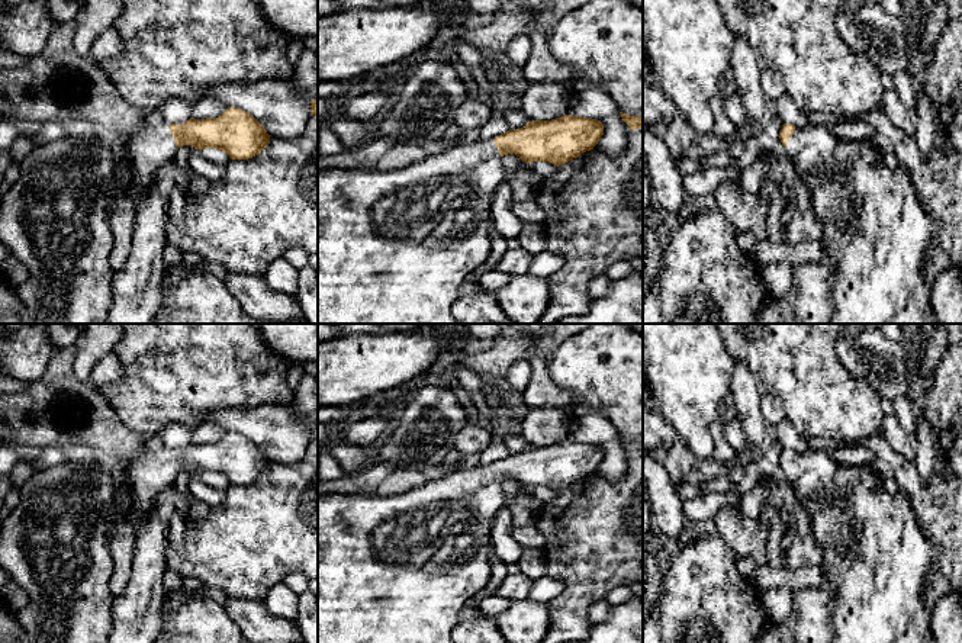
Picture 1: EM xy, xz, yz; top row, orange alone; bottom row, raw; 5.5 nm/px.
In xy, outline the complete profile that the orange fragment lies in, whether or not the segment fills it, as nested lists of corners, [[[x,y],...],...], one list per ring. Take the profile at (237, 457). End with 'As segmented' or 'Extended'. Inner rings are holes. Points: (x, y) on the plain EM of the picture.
[[[235,431],[226,433],[218,443],[190,443],[181,449],[145,450],[128,459],[125,466],[129,489],[123,493],[119,483],[110,517],[109,543],[119,518],[125,518],[136,534],[141,523],[158,507],[160,493],[174,485],[180,472],[218,473],[231,485],[248,485],[266,473],[270,462],[252,440]]]. Extended

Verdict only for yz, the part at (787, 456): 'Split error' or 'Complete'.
Split error

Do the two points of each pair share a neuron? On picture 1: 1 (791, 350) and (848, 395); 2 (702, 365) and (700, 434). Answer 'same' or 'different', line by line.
1: same
2: same

